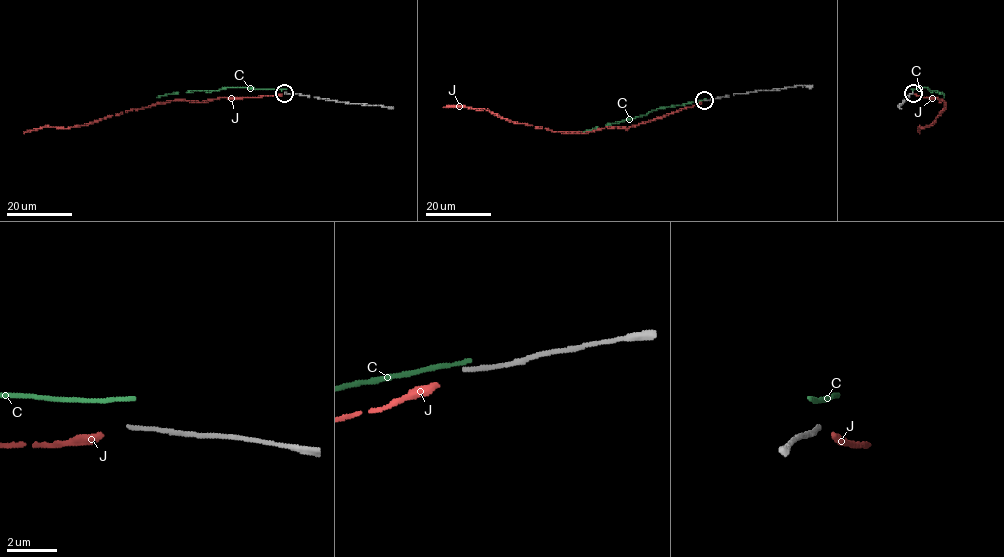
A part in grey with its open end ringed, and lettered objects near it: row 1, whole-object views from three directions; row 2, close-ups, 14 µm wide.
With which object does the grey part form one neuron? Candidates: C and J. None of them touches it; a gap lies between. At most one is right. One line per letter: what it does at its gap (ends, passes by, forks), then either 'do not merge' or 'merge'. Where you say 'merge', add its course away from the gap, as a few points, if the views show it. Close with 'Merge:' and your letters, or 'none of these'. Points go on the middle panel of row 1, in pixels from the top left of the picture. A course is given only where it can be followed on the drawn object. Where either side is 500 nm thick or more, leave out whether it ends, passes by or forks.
C: it ends | do not merge
J: it ends | do not merge
Merge: none of these

